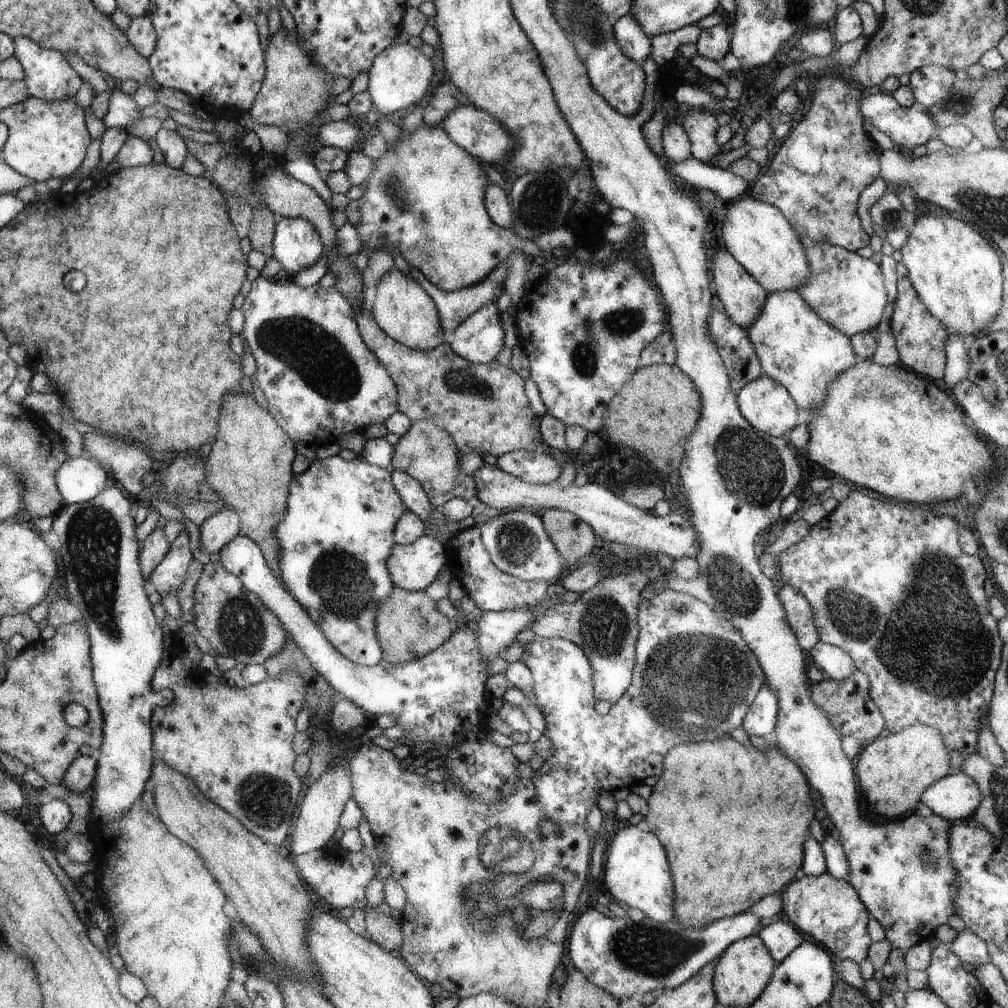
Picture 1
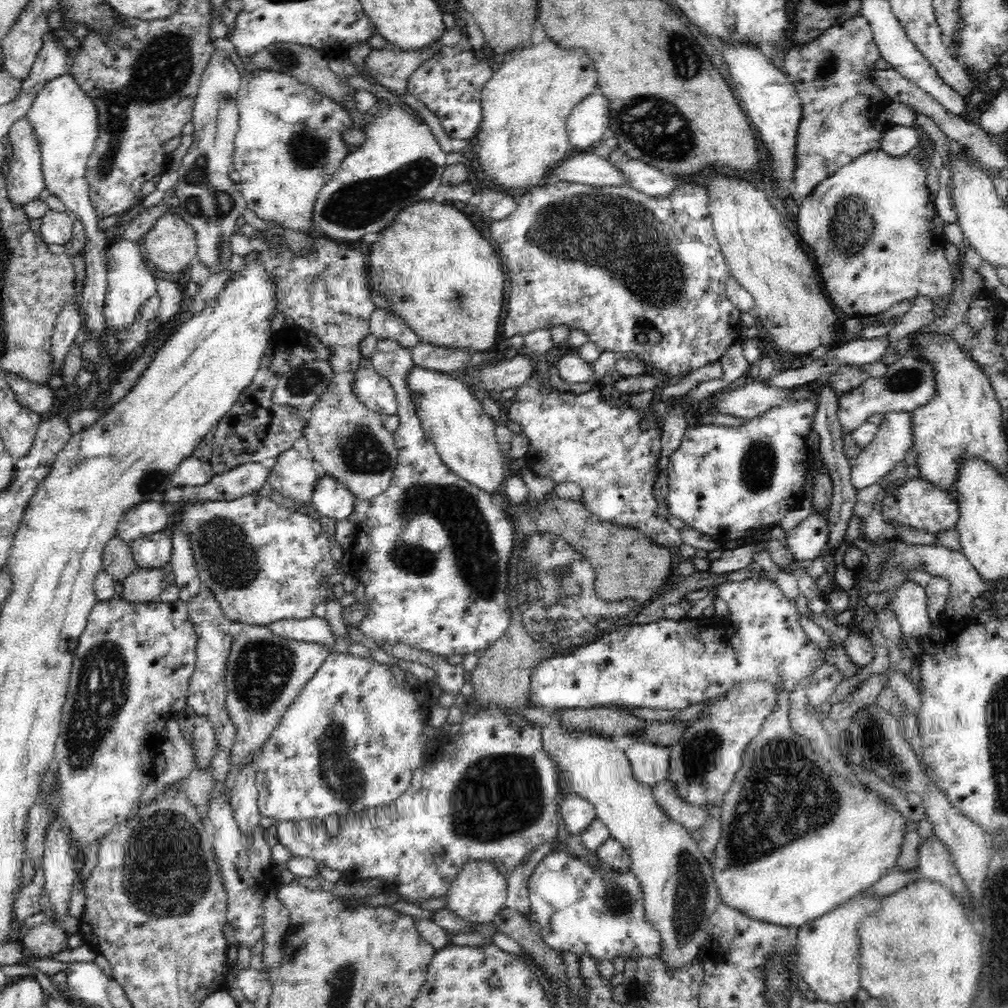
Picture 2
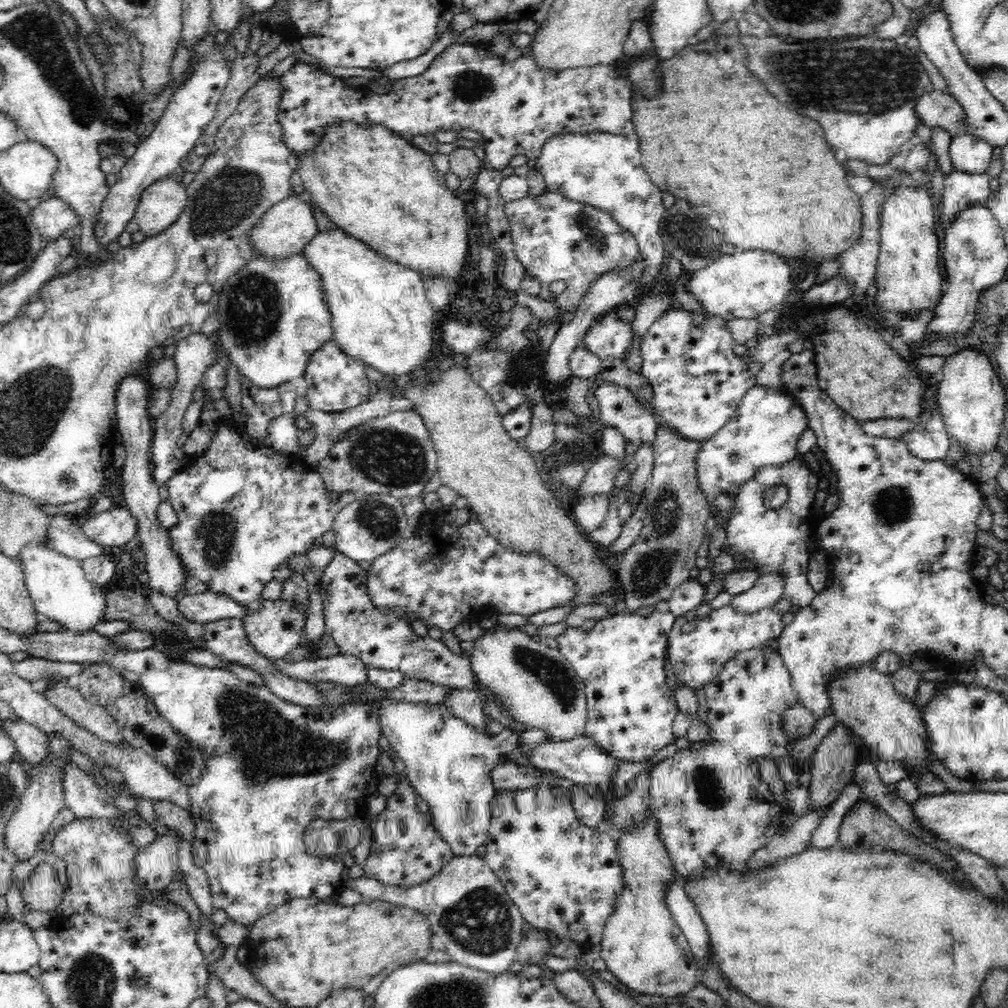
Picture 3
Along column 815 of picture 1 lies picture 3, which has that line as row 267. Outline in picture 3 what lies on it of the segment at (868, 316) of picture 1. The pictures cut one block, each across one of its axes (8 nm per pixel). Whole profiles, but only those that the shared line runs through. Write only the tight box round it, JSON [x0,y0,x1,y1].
[217,254,333,388]

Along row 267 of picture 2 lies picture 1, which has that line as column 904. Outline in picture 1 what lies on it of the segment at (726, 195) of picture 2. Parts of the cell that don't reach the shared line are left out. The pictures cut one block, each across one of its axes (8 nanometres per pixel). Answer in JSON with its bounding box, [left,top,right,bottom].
[857,723,950,820]

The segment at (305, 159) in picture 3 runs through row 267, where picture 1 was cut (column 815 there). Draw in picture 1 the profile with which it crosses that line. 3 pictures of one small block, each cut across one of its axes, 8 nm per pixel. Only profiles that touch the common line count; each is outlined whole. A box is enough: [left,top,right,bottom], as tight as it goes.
[805,358,995,506]

